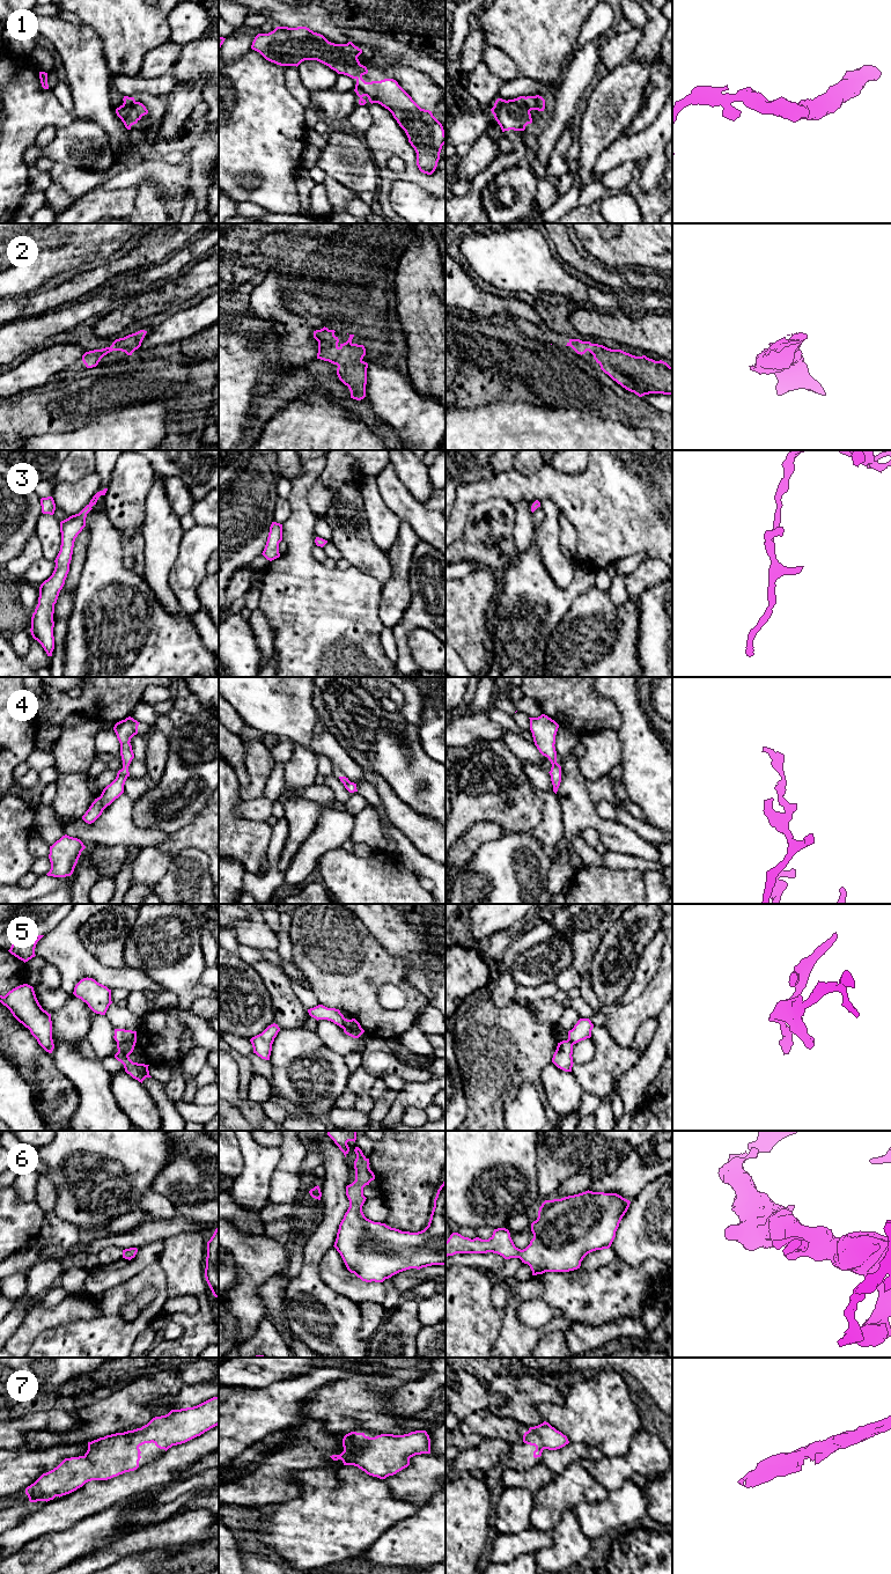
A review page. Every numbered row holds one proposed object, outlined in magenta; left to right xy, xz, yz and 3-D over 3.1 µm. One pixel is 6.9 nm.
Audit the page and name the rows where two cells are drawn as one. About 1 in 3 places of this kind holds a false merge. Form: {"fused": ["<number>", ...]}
{"fused": ["5"]}

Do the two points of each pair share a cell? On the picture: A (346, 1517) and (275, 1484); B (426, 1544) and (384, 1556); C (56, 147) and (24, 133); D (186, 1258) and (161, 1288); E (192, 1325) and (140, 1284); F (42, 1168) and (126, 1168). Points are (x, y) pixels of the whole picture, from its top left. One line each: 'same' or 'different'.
A: different
B: same
C: different
D: different
E: different
F: different

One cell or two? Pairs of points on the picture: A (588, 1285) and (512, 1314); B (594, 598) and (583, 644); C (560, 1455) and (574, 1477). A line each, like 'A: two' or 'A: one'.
A: one
B: one
C: two

